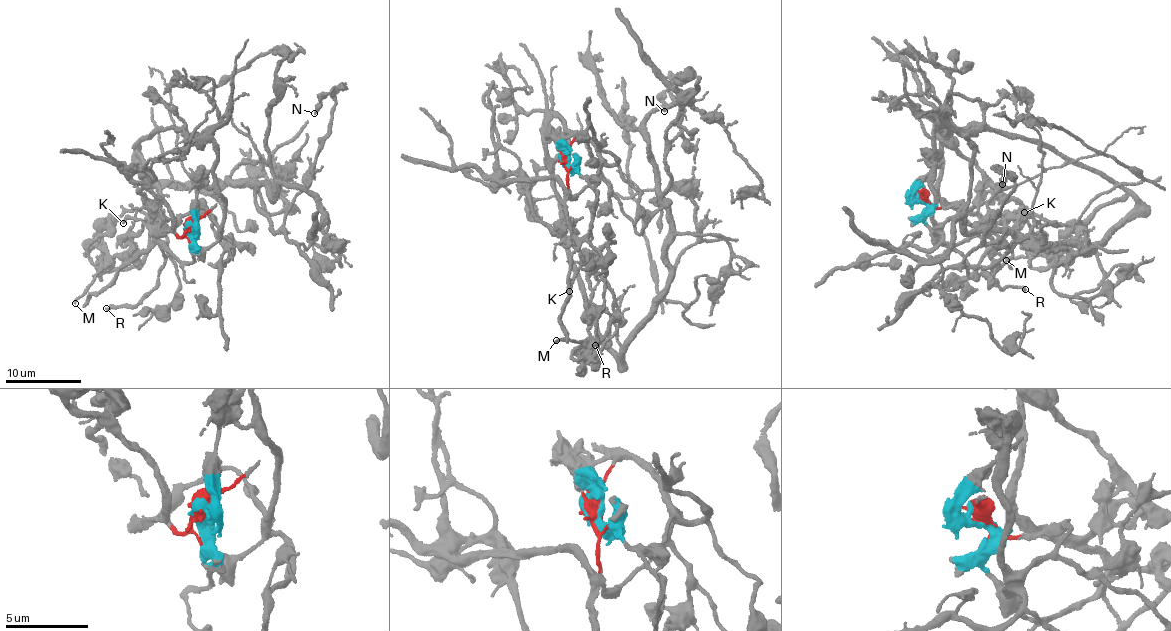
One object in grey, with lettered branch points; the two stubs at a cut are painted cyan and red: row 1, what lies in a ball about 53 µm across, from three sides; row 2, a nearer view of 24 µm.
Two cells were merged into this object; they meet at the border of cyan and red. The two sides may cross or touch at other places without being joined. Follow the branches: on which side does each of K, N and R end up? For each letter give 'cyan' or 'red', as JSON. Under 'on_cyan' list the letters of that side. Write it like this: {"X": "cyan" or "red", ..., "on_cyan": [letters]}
{"K": "cyan", "N": "red", "R": "cyan", "on_cyan": ["K", "R"]}

